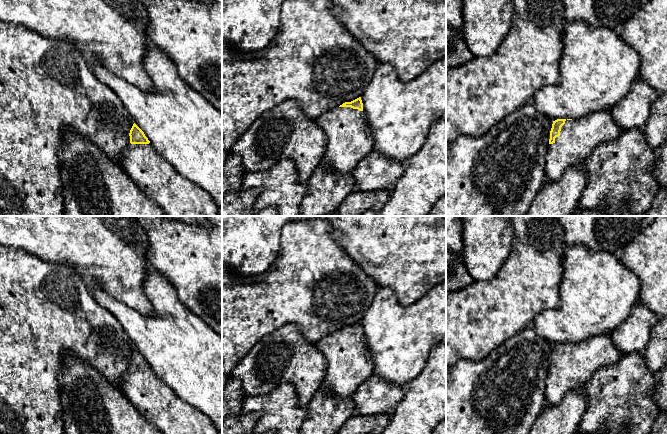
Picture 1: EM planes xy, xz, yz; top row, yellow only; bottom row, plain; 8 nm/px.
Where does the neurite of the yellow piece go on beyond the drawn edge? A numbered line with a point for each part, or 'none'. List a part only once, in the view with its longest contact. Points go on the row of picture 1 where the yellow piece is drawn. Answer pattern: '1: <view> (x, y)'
1: yz (578, 138)

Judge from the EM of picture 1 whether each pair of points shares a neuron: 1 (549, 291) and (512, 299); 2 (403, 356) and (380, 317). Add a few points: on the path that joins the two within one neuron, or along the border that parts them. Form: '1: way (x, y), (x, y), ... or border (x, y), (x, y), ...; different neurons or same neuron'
1: way (540, 291), (521, 291); same neuron
2: way (400, 346), (399, 338), (388, 327); same neuron

